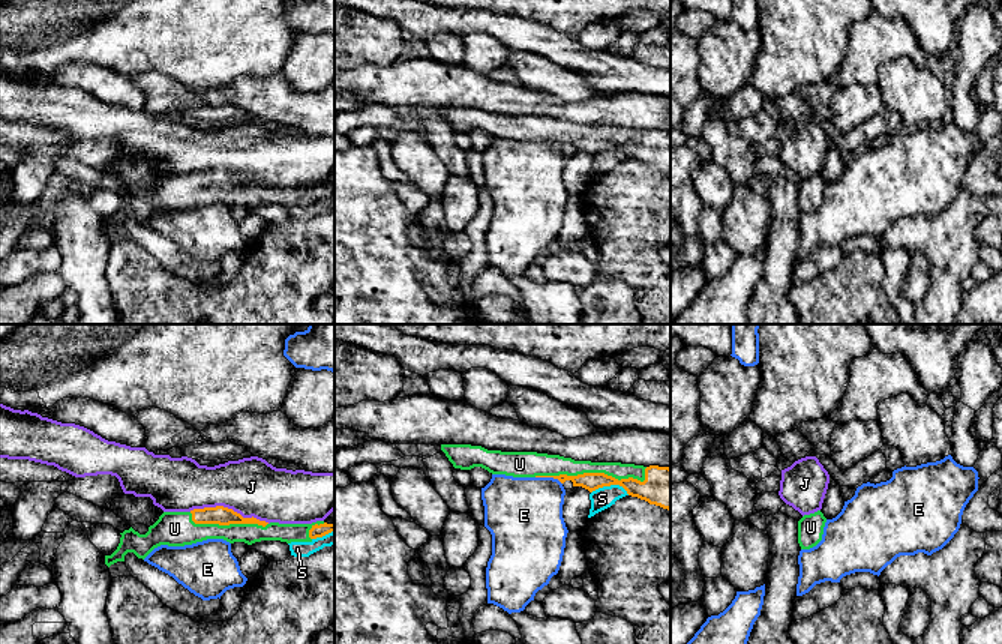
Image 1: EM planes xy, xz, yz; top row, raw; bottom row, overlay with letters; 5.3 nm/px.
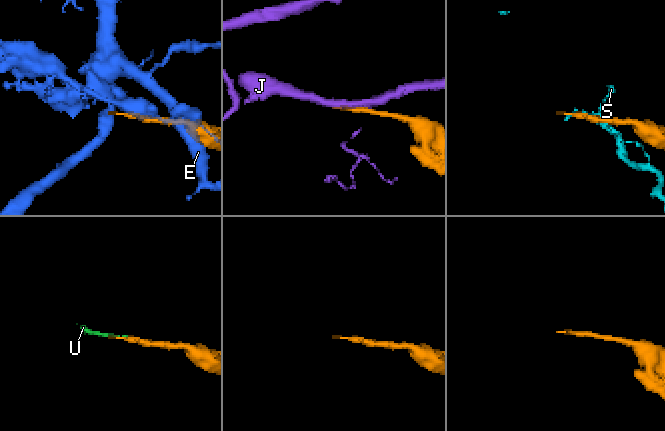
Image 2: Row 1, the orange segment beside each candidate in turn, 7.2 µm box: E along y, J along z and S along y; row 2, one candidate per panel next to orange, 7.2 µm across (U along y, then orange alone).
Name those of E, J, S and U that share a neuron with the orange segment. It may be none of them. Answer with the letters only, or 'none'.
U

